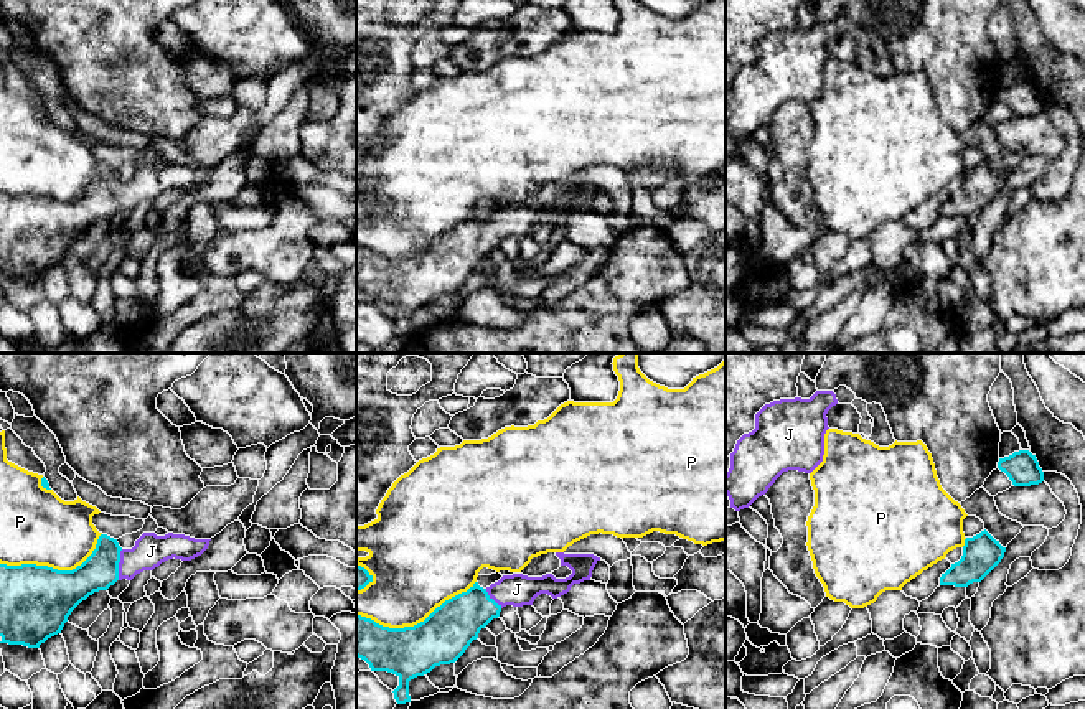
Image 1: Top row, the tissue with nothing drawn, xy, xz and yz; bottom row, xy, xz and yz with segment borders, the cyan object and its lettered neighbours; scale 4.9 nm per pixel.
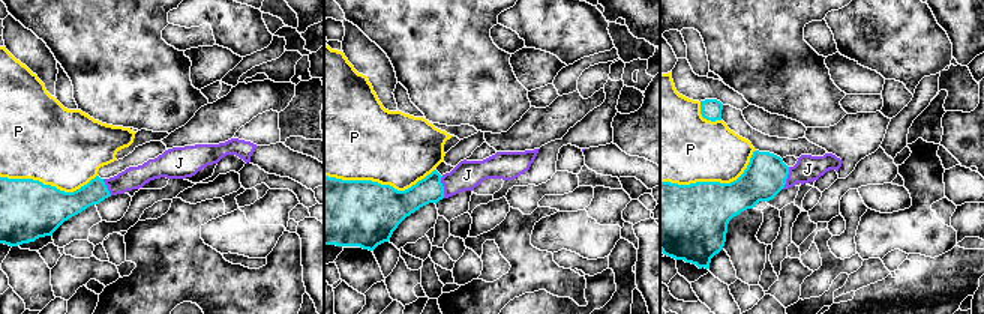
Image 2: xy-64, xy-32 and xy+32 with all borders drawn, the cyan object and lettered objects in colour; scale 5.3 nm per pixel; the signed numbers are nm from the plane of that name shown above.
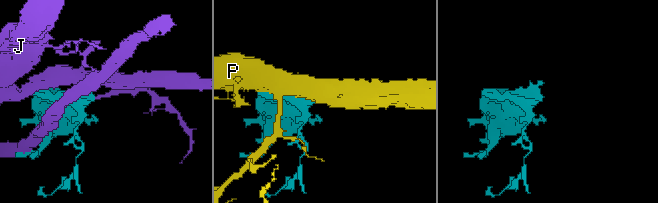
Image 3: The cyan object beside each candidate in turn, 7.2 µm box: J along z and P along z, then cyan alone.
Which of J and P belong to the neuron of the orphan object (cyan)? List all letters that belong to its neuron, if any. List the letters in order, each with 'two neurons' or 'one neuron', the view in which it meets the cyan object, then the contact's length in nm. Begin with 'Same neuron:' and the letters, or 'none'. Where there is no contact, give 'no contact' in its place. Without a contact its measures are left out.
Same neuron: J
J: one neuron | xy | 150 nm
P: two neurons | xz | 600 nm

